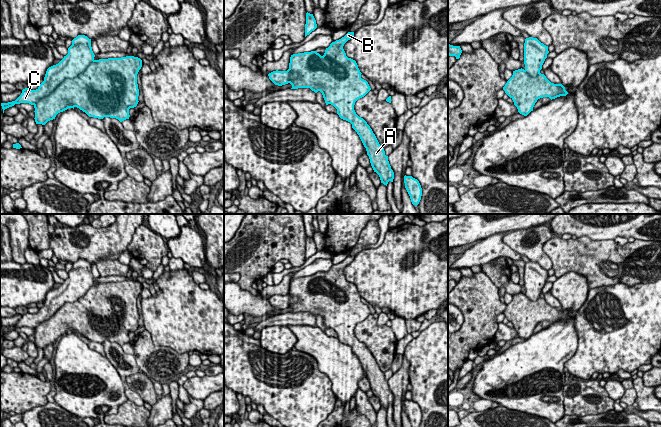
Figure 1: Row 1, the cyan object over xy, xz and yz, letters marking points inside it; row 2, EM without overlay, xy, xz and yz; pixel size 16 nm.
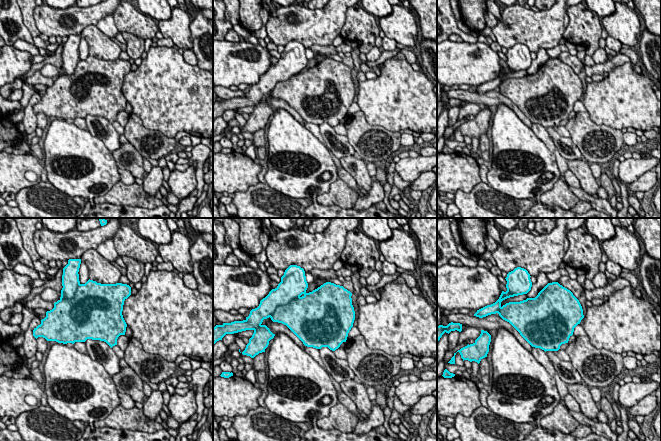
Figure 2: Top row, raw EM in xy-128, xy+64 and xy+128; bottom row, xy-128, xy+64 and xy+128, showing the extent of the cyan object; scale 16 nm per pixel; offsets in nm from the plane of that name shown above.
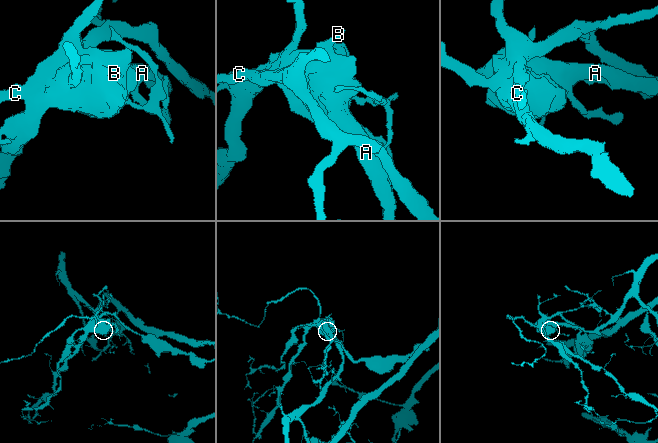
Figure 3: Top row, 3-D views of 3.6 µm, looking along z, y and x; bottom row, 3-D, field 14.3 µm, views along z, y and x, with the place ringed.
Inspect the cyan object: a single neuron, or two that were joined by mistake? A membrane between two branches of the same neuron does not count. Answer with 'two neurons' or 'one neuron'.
two neurons

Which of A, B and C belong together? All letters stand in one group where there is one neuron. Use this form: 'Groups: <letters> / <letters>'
Groups: A B / C

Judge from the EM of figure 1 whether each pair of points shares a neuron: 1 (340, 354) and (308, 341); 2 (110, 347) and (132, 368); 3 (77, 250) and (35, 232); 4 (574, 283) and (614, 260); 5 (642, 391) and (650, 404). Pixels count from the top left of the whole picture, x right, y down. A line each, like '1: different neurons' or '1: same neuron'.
1: same neuron
2: same neuron
3: different neurons
4: different neurons
5: same neuron

